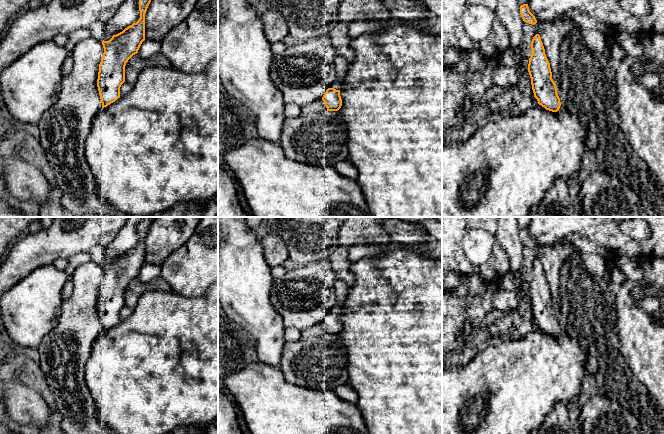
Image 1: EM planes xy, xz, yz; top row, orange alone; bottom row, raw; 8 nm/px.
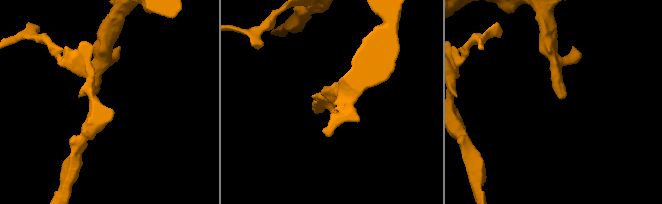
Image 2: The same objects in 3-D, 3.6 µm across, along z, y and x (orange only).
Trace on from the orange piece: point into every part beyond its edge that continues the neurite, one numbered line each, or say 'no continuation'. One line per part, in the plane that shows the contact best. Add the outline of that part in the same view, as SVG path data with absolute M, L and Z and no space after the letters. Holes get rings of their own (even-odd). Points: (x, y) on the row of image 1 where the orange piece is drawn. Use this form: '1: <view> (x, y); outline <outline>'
1: xz (318, 106); outline M322 98L301 107L302 115L323 113L325 111L327 111L327 108Z

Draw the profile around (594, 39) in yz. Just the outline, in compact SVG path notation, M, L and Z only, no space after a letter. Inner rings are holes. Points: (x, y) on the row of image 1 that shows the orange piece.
M582 29L581 32L586 44L590 47L590 49L596 53L604 54L604 51L606 50L606 39L603 33L597 30L587 29Z

